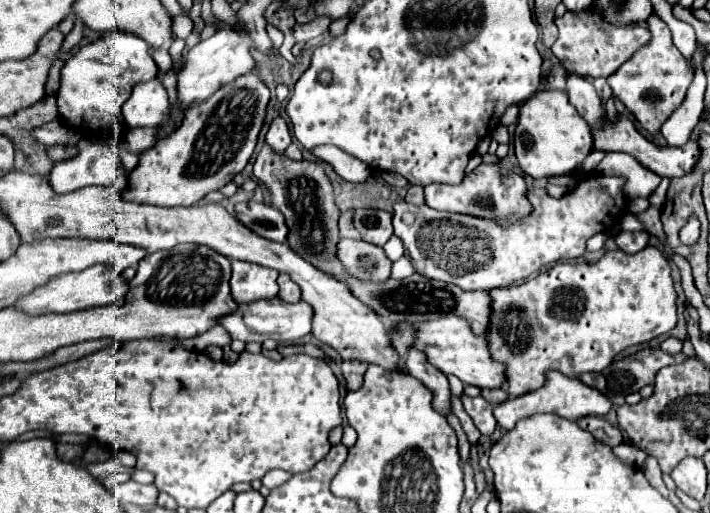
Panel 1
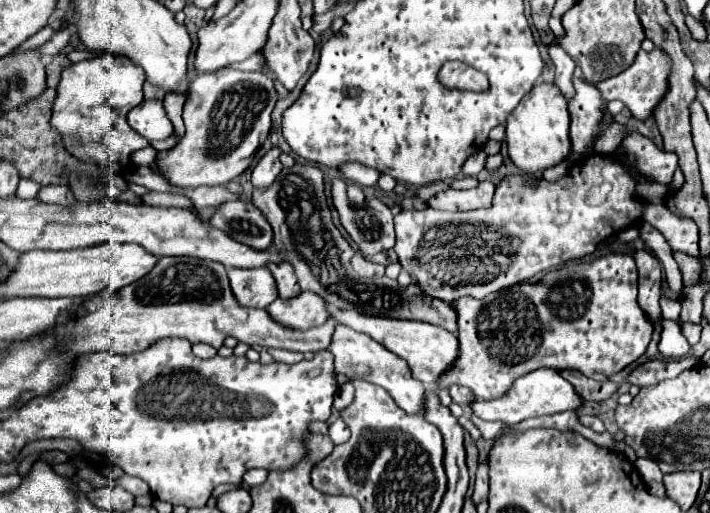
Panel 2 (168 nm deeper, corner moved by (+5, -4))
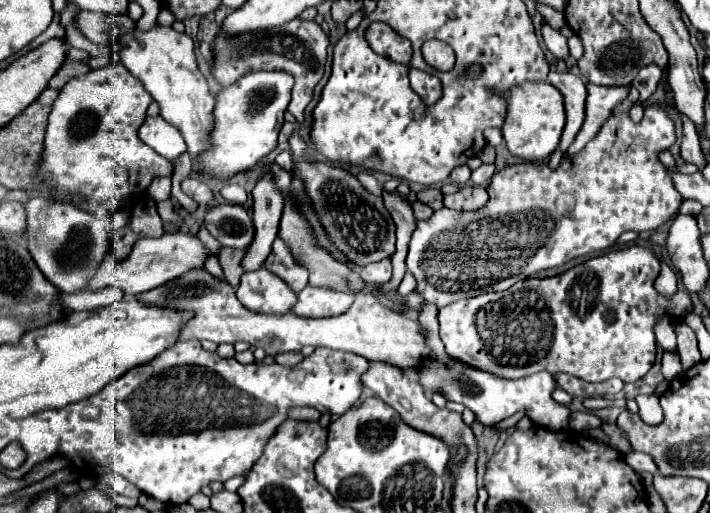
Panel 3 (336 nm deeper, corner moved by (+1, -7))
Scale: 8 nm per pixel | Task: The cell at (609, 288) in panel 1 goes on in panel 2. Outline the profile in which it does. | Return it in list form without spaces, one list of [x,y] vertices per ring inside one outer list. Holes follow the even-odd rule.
[[[604,255],[600,259],[594,259],[594,261],[584,261],[584,263],[570,263],[570,265],[564,265],[556,271],[550,271],[542,277],[542,281],[538,283],[520,283],[520,285],[514,285],[510,289],[502,289],[500,293],[494,293],[494,295],[488,295],[484,299],[474,299],[474,297],[464,297],[464,299],[456,299],[454,301],[456,305],[456,313],[458,313],[458,341],[460,341],[460,361],[456,361],[456,369],[449,369],[442,375],[438,390],[448,388],[451,385],[464,385],[468,387],[476,399],[480,401],[490,401],[490,399],[500,399],[504,397],[512,383],[538,369],[538,367],[552,367],[552,369],[578,369],[580,373],[584,373],[586,377],[592,377],[596,381],[604,381],[608,379],[612,373],[624,369],[626,365],[630,365],[632,361],[636,361],[644,351],[646,351],[646,345],[650,343],[652,333],[654,331],[653,324],[647,319],[642,307],[638,305],[638,269],[636,269],[636,263],[632,259],[632,255]]]

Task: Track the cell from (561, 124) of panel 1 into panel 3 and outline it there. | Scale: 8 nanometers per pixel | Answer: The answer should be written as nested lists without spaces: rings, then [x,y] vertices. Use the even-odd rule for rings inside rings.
[[[540,80],[540,82],[524,82],[520,86],[514,86],[504,94],[504,100],[508,108],[506,108],[506,120],[500,130],[508,150],[514,156],[528,162],[546,160],[558,148],[562,128],[566,124],[562,94],[552,84]]]

